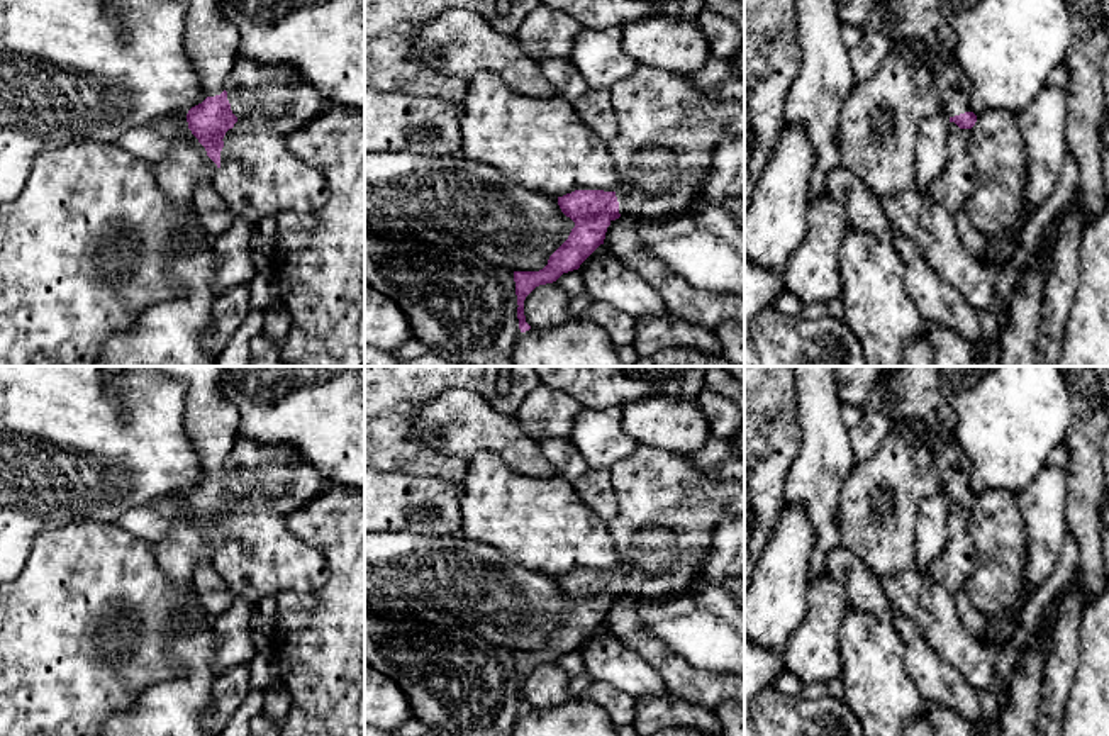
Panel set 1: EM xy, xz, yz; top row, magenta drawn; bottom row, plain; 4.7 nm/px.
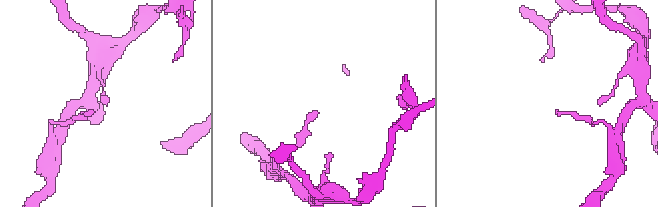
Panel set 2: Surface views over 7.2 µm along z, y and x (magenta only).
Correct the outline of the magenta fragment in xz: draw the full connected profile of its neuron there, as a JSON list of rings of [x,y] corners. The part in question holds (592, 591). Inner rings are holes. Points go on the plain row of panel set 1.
[[[639,446],[609,471],[617,514],[607,526],[619,565],[614,572],[558,577],[575,607],[543,650],[514,651],[521,712],[531,709],[524,680],[536,666],[578,650],[604,624],[612,600],[651,600],[695,587],[714,529],[727,517],[744,516],[744,480],[714,480],[682,454]]]

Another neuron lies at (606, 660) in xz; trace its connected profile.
[[[610,633],[583,641],[578,651],[594,680],[605,682],[636,700],[668,694],[661,675]]]

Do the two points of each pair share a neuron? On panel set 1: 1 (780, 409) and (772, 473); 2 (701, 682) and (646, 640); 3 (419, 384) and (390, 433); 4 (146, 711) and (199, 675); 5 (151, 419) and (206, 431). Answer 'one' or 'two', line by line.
1: one
2: one
3: one
4: one
5: two

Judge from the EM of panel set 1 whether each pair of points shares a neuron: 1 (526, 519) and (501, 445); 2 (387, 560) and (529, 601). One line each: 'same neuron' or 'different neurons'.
1: different neurons
2: same neuron

